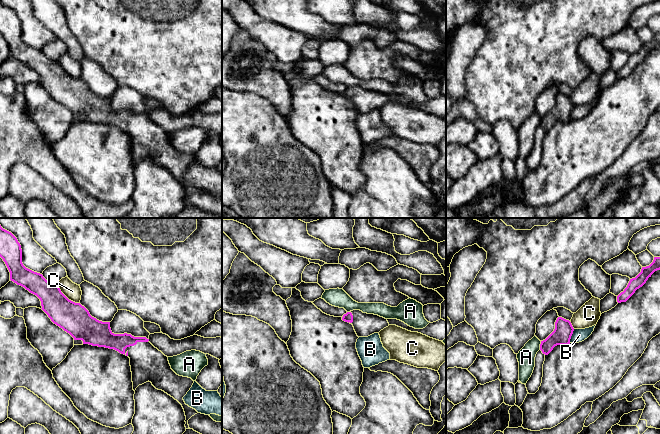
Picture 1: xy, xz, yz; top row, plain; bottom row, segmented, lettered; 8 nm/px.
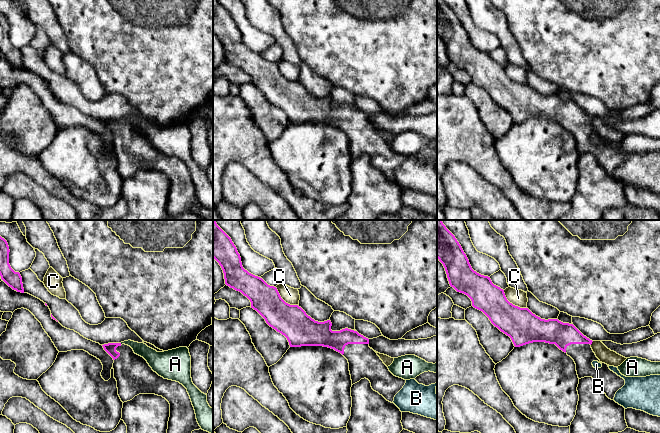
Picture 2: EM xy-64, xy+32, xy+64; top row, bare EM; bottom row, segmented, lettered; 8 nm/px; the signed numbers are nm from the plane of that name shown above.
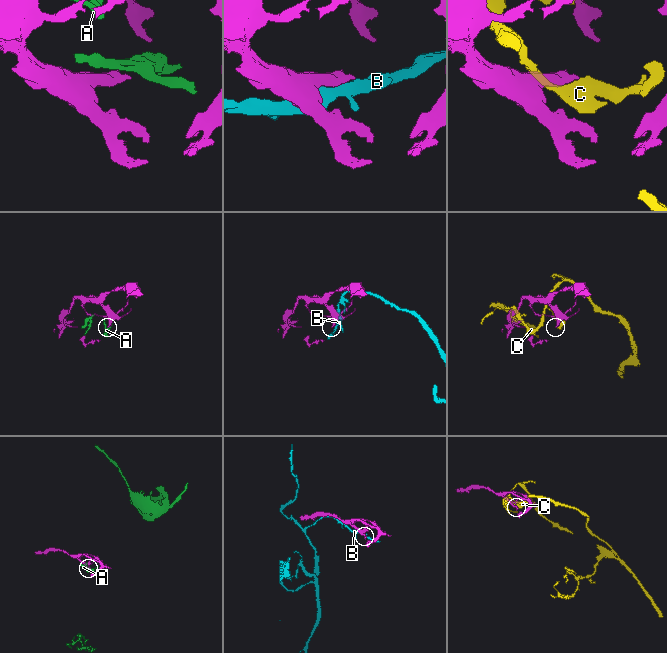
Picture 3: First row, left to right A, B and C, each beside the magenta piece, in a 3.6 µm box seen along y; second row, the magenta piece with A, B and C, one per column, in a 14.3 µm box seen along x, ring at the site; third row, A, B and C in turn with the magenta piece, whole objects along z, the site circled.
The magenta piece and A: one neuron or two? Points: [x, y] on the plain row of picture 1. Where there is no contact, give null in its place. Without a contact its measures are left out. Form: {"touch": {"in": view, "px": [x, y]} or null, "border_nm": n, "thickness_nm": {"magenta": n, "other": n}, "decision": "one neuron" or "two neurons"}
{"touch": {"in": "yz", "px": [540, 121]}, "border_nm": 70, "thickness_nm": {"magenta": 150, "other": 140}, "decision": "two neurons"}

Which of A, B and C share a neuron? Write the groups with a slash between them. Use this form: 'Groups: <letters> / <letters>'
Groups: A / B / C

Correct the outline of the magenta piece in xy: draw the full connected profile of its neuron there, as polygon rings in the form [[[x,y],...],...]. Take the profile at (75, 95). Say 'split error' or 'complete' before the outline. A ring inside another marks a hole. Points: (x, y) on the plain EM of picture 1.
split error; [[[0,1],[0,33],[5,38],[9,48],[10,56],[24,63],[30,69],[36,71],[40,77],[42,86],[48,91],[51,97],[69,109],[74,116],[82,116],[83,120],[114,125],[130,134],[132,148],[133,166],[139,161],[151,158],[152,161],[162,166],[183,183],[186,192],[186,205],[189,205],[188,196],[198,188],[185,180],[183,173],[192,163],[194,157],[191,154],[177,151],[168,137],[168,133],[155,124],[146,113],[134,113],[131,110],[114,110],[110,104],[110,98],[102,98],[92,93],[89,87],[80,79],[69,76],[60,64],[47,57],[42,50],[26,44],[22,39],[22,25],[17,14]]]

